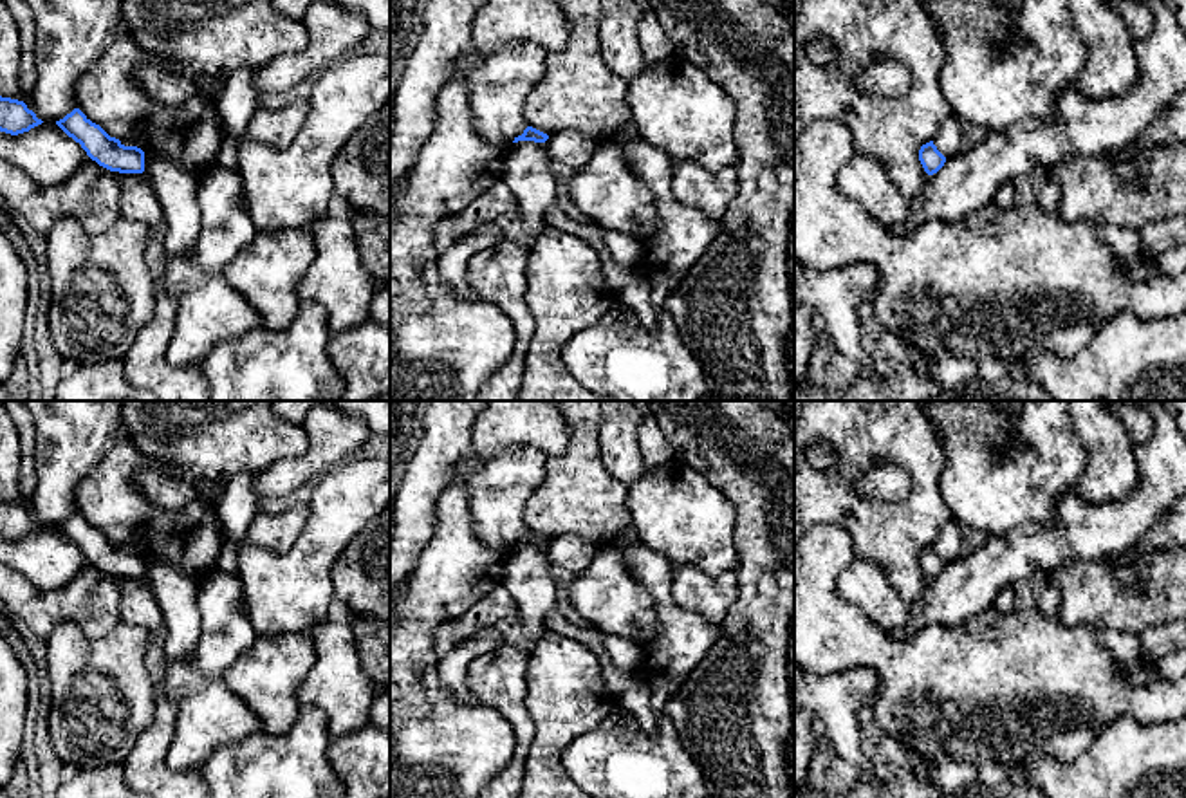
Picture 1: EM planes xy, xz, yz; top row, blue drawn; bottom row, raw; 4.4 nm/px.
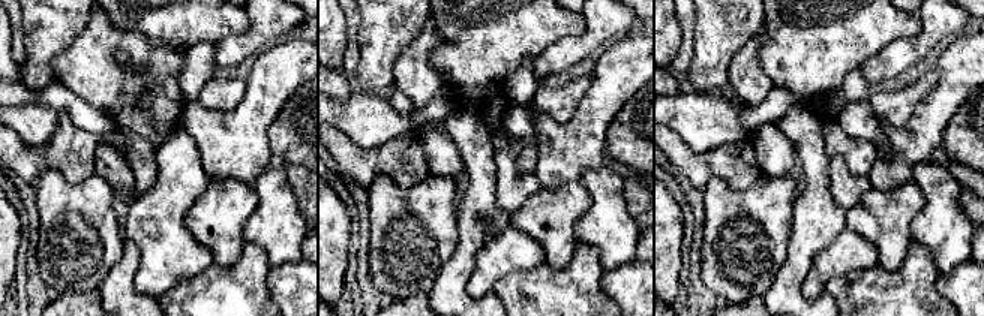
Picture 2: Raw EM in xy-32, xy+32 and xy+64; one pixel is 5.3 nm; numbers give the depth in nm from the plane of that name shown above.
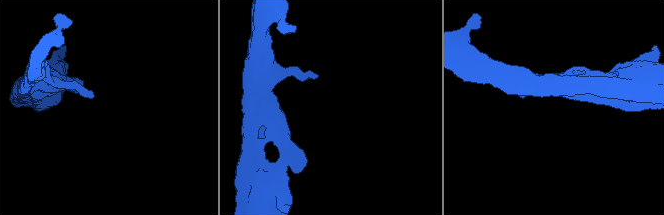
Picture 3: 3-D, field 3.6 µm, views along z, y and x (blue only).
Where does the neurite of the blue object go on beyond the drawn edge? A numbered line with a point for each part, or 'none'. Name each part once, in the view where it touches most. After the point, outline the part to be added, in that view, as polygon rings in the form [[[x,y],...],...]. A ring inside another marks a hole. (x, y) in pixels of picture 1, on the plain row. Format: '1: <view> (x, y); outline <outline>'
none

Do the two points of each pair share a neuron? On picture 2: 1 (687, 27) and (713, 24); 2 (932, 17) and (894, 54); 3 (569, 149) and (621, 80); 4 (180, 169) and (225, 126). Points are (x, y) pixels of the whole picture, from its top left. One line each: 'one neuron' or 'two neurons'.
1: two neurons
2: one neuron
3: one neuron
4: two neurons

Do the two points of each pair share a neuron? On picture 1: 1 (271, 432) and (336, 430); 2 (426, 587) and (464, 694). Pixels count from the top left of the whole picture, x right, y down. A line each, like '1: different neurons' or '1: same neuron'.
1: different neurons
2: different neurons

